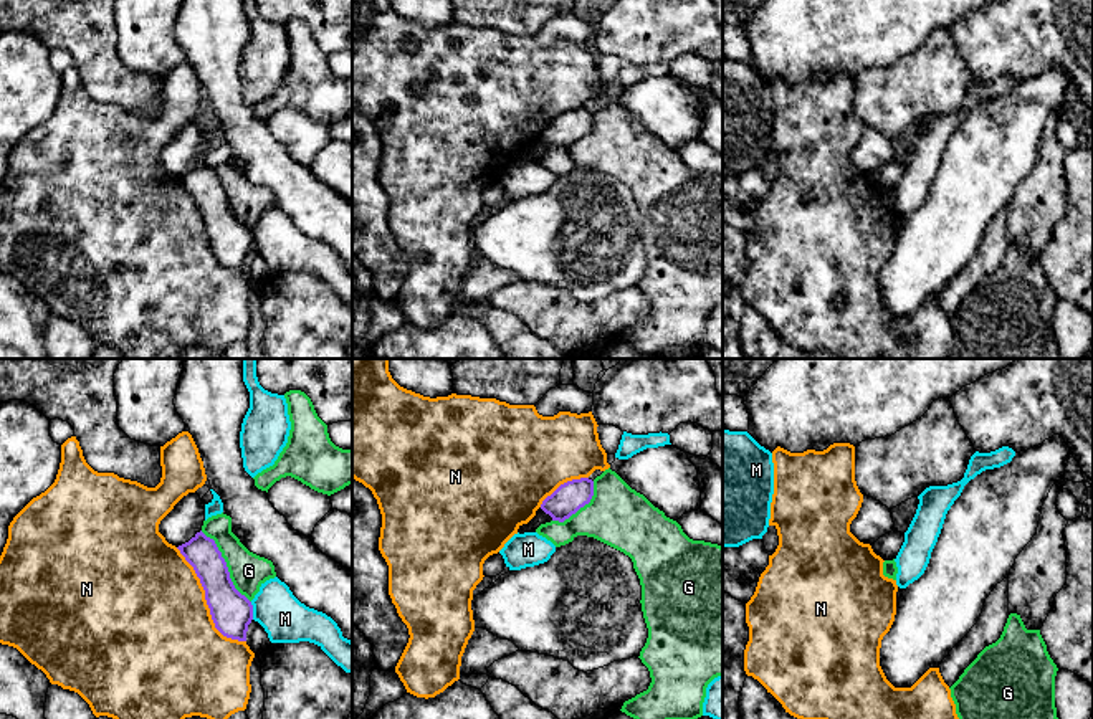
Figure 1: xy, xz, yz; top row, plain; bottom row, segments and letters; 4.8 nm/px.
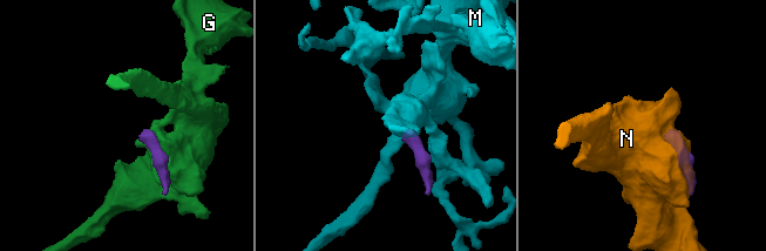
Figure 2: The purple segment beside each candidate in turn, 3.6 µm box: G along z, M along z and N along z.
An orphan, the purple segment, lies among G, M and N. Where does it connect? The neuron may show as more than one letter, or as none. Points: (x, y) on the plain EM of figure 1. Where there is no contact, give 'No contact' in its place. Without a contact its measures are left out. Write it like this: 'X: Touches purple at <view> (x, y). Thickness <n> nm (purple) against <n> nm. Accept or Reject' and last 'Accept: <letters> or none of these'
G: Touches purple at xy (225, 195). Thickness 200 nm (purple) against 180 nm. Reject
M: Touches purple at xy (252, 240). Thickness 200 nm (purple) against 220 nm. Reject
N: Touches purple at xy (207, 232). Thickness 200 nm (purple) against 500 nm. Reject
Accept: none of these

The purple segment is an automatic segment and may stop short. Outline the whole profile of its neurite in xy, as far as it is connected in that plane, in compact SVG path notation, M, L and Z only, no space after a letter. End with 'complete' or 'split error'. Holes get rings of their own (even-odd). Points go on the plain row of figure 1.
M200 160L177 179L200 208L215 258L227 268L246 271L253 235L235 218L215 170Z; complete

